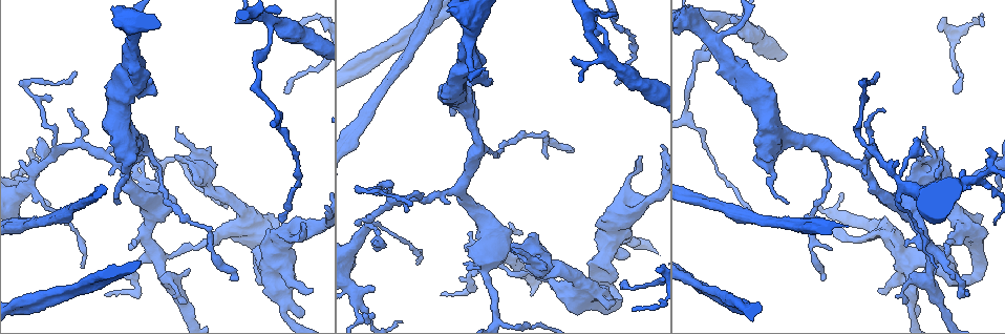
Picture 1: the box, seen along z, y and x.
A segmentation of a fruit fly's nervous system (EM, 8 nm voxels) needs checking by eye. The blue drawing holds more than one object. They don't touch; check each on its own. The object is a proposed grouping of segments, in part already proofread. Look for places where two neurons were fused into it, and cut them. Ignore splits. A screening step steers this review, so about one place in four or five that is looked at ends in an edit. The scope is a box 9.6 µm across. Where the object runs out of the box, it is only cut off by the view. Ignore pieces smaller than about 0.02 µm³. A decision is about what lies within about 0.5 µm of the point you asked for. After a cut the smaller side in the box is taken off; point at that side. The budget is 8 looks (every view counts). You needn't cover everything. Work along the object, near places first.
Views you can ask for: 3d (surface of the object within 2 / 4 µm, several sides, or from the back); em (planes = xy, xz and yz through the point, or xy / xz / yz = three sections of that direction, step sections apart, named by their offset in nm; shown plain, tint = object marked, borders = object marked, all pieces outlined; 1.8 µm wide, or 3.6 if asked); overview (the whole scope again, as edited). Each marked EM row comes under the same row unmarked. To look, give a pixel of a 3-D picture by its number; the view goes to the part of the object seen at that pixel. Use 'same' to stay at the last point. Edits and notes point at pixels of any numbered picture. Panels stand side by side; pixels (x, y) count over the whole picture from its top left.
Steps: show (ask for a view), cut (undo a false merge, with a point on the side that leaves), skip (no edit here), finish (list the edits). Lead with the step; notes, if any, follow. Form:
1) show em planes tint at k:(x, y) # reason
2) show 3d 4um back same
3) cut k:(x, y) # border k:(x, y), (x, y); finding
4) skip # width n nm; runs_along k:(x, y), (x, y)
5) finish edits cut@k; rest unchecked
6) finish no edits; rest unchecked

show em planes tint at 1:(912, 154) # calibre changes

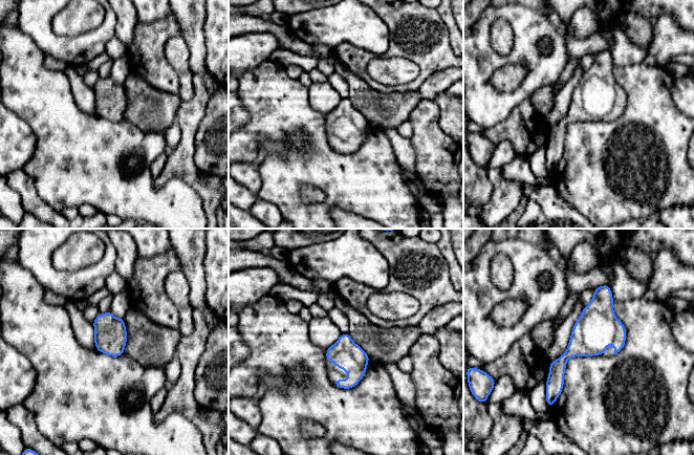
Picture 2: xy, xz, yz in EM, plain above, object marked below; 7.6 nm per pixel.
skip # runs_along 2:(607, 289), (598, 324), (558, 366), (548, 399); one neuron here

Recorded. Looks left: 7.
show 3d 4um at 1:(610, 297)

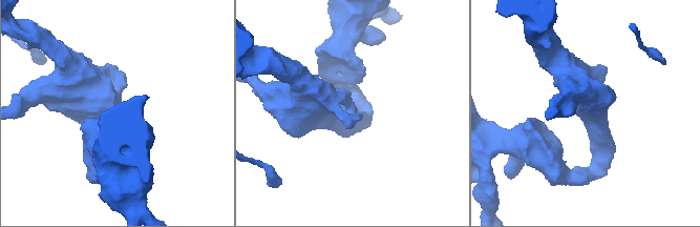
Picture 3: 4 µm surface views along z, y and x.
show em planes tint at 3:(348, 111) # need the tissue

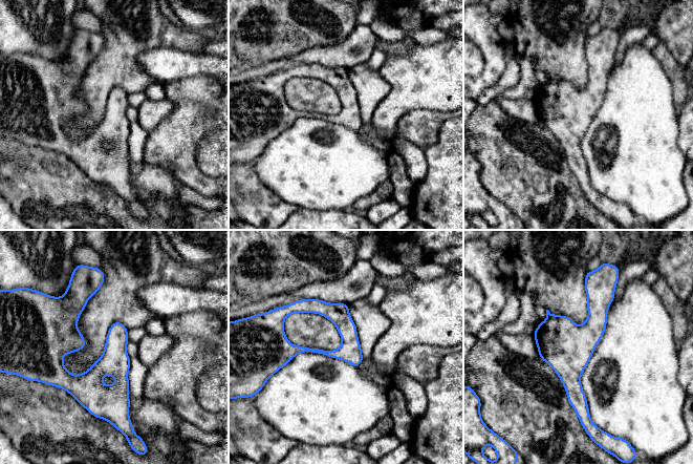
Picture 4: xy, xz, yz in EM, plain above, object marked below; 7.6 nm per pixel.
skip # runs_along 4:(48, 342), (73, 384), (126, 408); one neuron here

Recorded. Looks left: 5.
show 3d 4um at 1:(281, 265) # two arms at a narrow angle

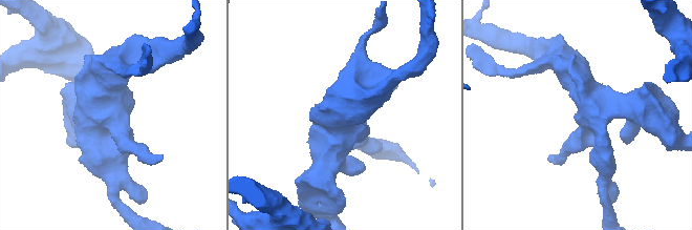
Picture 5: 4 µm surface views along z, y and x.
show em 3.6um xy step 16 tint at 5:(110, 115) # need the tissue

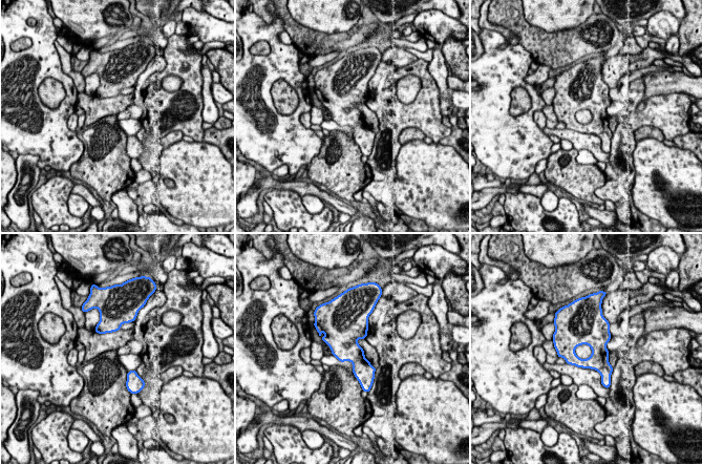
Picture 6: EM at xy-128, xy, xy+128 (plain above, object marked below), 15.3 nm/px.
show em 3.6um planes tint same

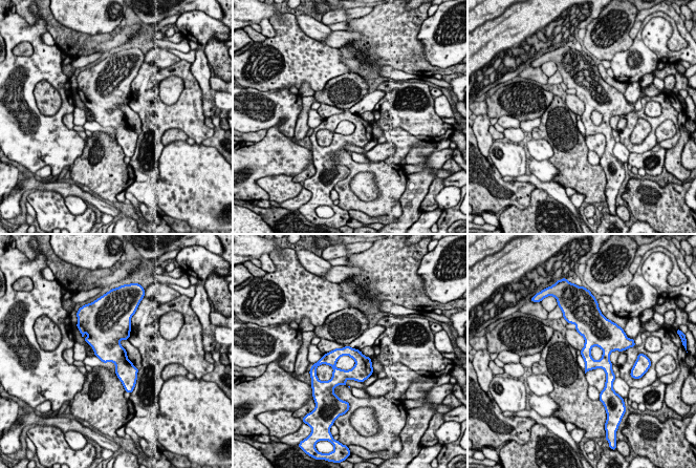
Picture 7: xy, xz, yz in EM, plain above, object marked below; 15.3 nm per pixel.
skip # runs_along 7:(322, 361), (341, 374), (370, 370); continuous, no second neuron

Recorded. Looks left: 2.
show em yz step 4 tint at 1:(697, 287) # two arms at a narrow angle

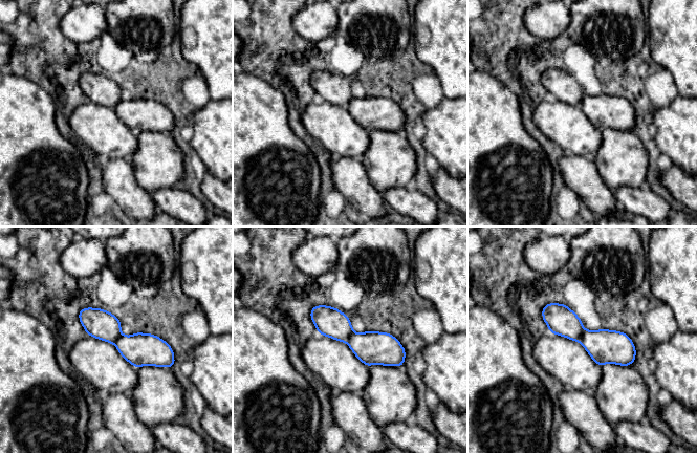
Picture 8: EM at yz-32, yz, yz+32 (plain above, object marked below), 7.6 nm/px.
show em planes borders same

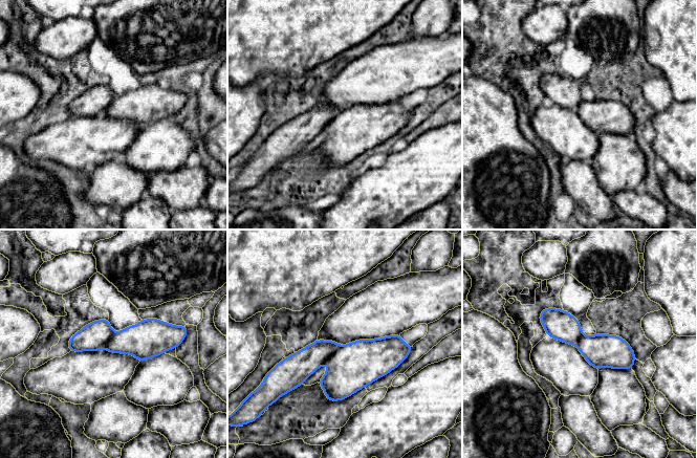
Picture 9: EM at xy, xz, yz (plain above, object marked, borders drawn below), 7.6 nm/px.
cut 9:(303, 364) # width 220 nm; two neurons meet here

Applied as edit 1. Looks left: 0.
finish edits cut@9; rest unchecked

